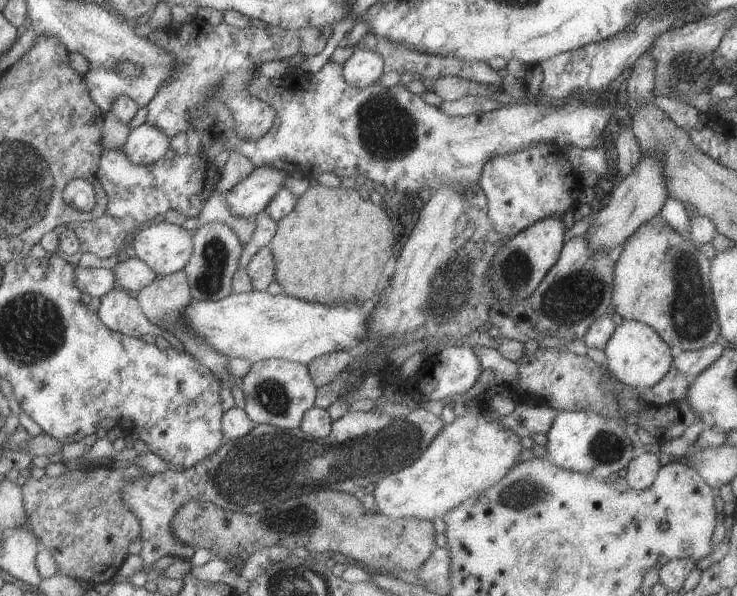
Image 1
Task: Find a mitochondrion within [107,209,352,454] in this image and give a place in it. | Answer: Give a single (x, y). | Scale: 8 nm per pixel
(214, 257)

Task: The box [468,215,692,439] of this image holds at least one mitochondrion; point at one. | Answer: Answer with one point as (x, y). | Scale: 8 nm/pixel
(578, 292)

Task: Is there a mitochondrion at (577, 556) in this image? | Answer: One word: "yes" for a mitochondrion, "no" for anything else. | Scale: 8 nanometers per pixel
no

